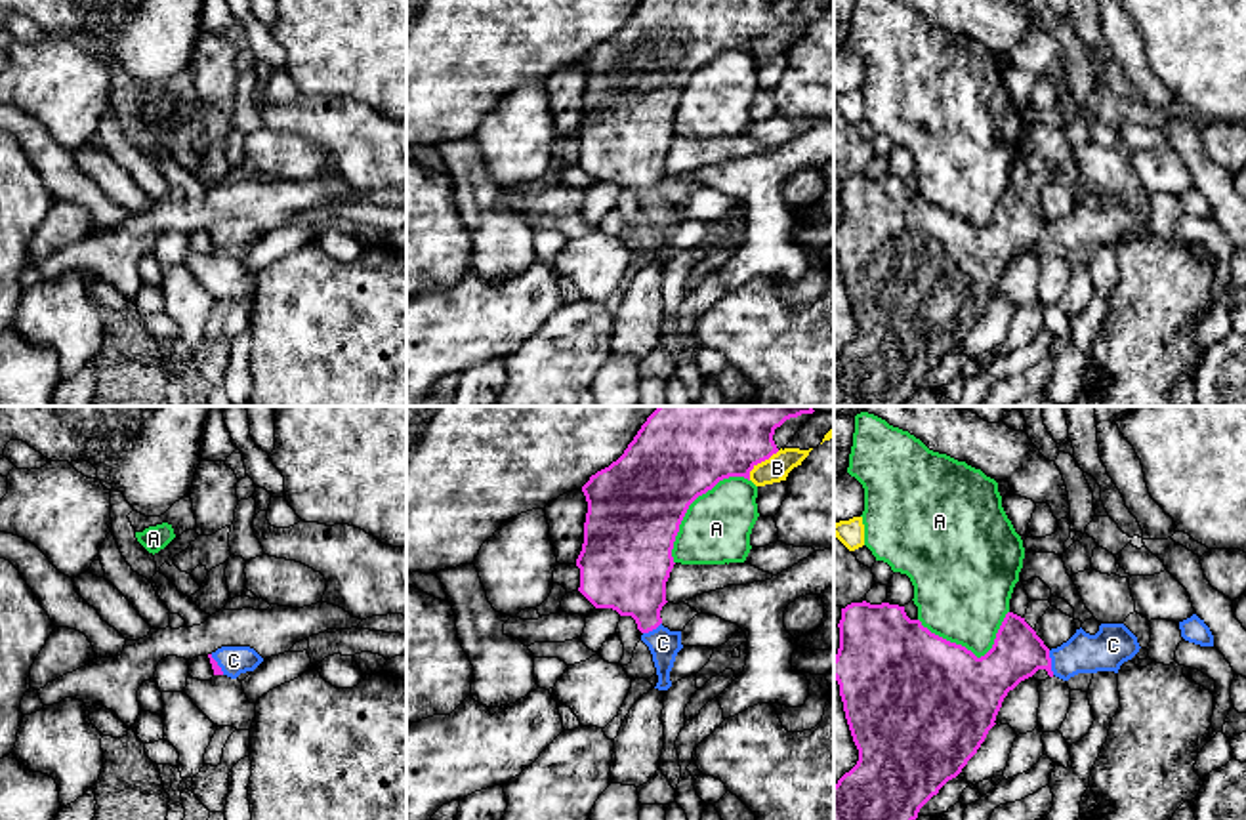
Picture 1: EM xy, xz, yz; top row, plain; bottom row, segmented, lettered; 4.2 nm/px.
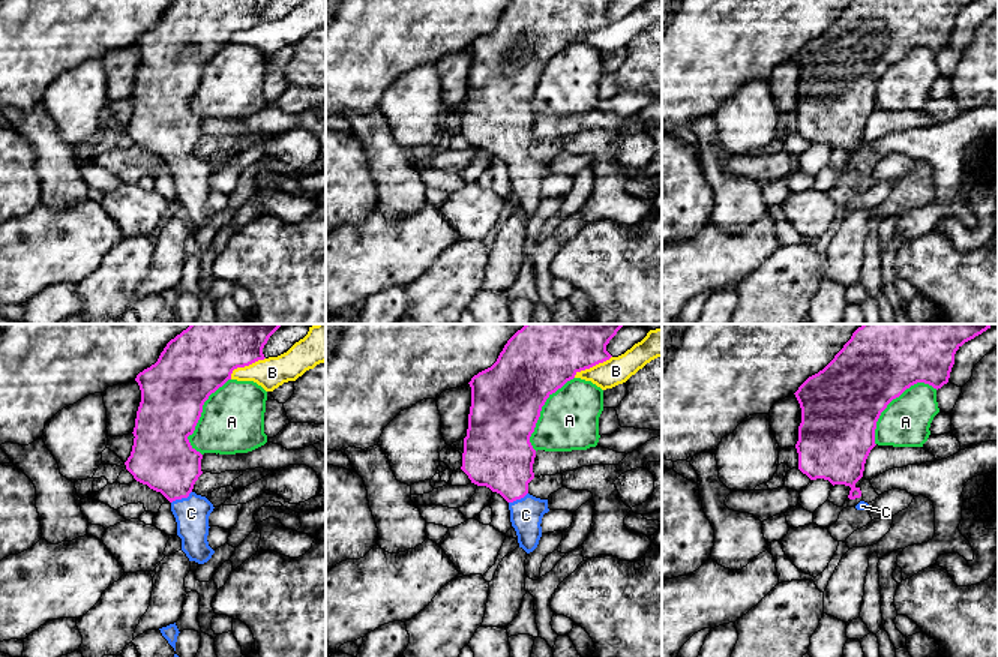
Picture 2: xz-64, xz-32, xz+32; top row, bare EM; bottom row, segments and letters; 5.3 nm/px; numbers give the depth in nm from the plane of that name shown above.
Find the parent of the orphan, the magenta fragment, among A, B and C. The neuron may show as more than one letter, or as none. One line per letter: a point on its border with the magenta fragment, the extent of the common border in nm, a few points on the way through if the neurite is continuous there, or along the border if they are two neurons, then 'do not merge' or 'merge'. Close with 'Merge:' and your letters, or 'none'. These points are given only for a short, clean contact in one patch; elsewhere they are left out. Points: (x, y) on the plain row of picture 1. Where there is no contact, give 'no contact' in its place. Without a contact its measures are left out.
A: xz (689, 77) | 480 nm | do not merge
B: xz (760, 35) | 180 nm | do not merge
C: yz (1050, 235) | 110 nm | across yz (1017, 225), (1035, 227), (1050, 235), (1105, 224) | merge
Merge: C

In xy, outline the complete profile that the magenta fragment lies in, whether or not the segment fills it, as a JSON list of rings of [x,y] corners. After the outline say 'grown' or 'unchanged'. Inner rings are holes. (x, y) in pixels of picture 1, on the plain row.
[[[221,219],[208,227],[214,248],[237,252],[240,246],[254,244],[263,231],[250,219]]]; grown

